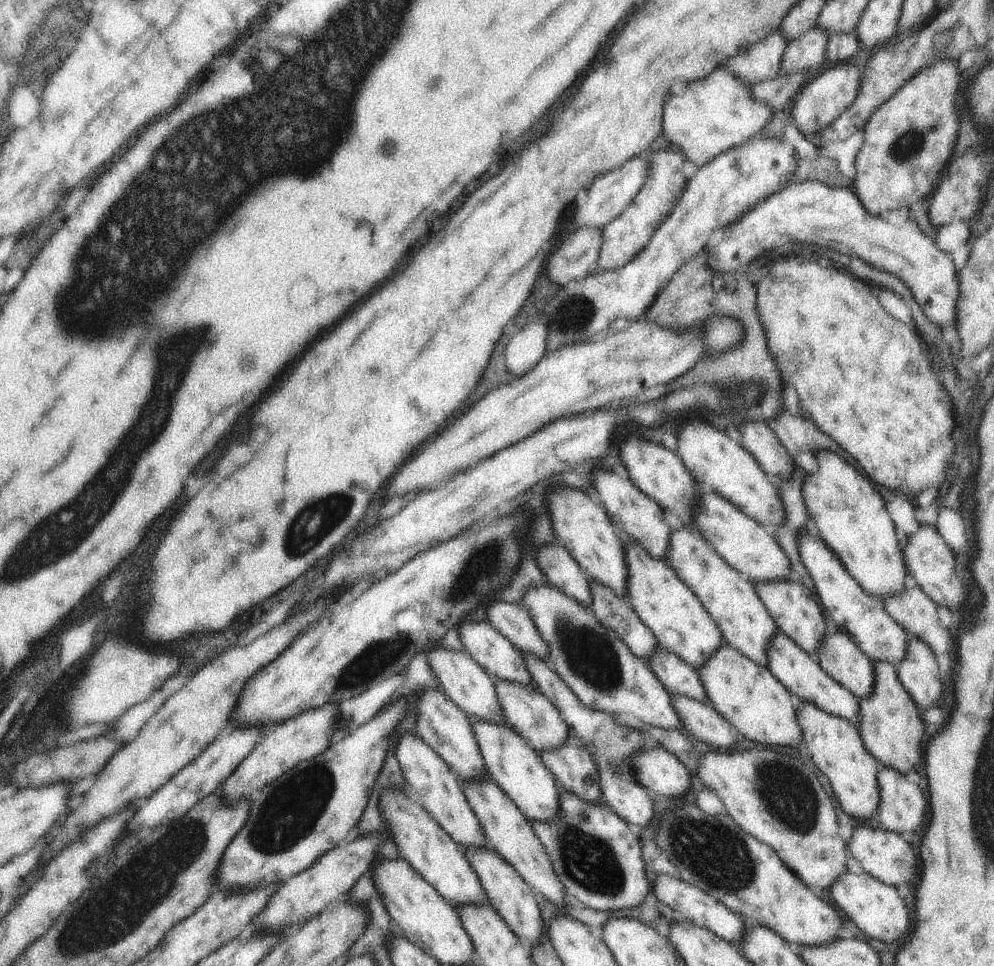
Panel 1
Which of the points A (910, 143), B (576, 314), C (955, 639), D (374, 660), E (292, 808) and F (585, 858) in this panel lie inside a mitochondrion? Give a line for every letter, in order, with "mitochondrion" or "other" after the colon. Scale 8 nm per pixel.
A: mitochondrion
B: mitochondrion
C: other
D: mitochondrion
E: mitochondrion
F: mitochondrion

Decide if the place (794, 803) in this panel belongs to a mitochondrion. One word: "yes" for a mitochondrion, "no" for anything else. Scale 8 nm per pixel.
yes

